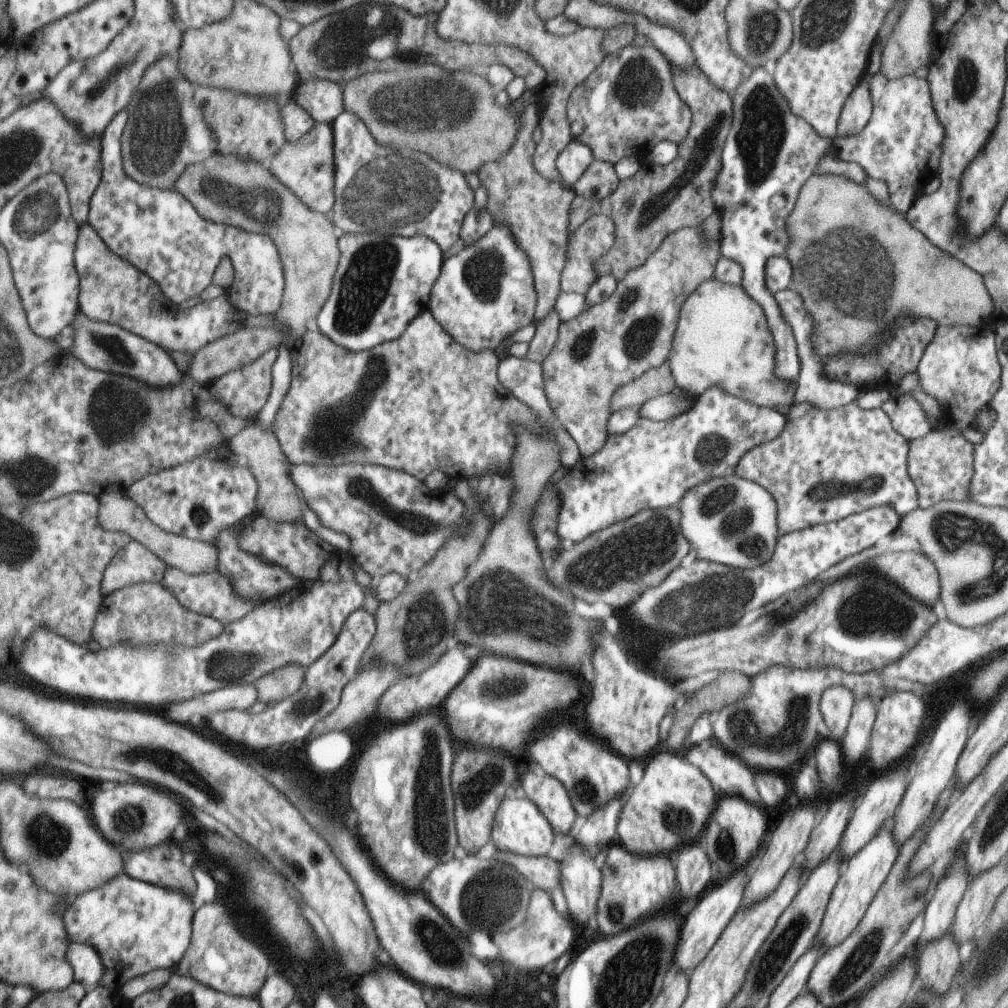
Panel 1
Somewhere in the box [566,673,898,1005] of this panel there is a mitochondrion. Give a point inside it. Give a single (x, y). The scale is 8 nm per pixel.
(772, 961)

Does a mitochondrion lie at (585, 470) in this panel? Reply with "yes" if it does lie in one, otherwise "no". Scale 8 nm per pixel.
no

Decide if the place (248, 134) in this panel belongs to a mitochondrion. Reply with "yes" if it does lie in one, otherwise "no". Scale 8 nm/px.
no

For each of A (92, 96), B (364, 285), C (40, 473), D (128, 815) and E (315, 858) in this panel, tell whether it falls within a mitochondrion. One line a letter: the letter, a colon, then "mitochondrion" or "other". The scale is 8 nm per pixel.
A: mitochondrion
B: mitochondrion
C: mitochondrion
D: mitochondrion
E: other

